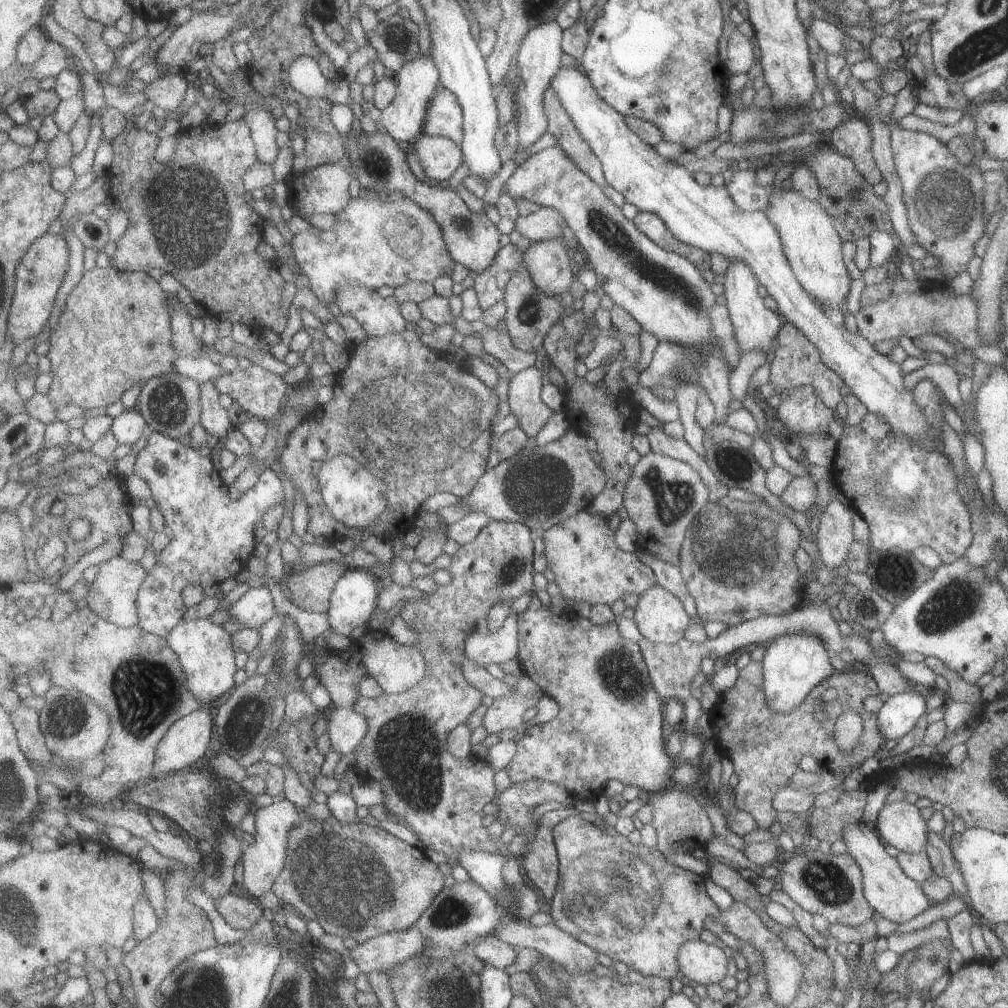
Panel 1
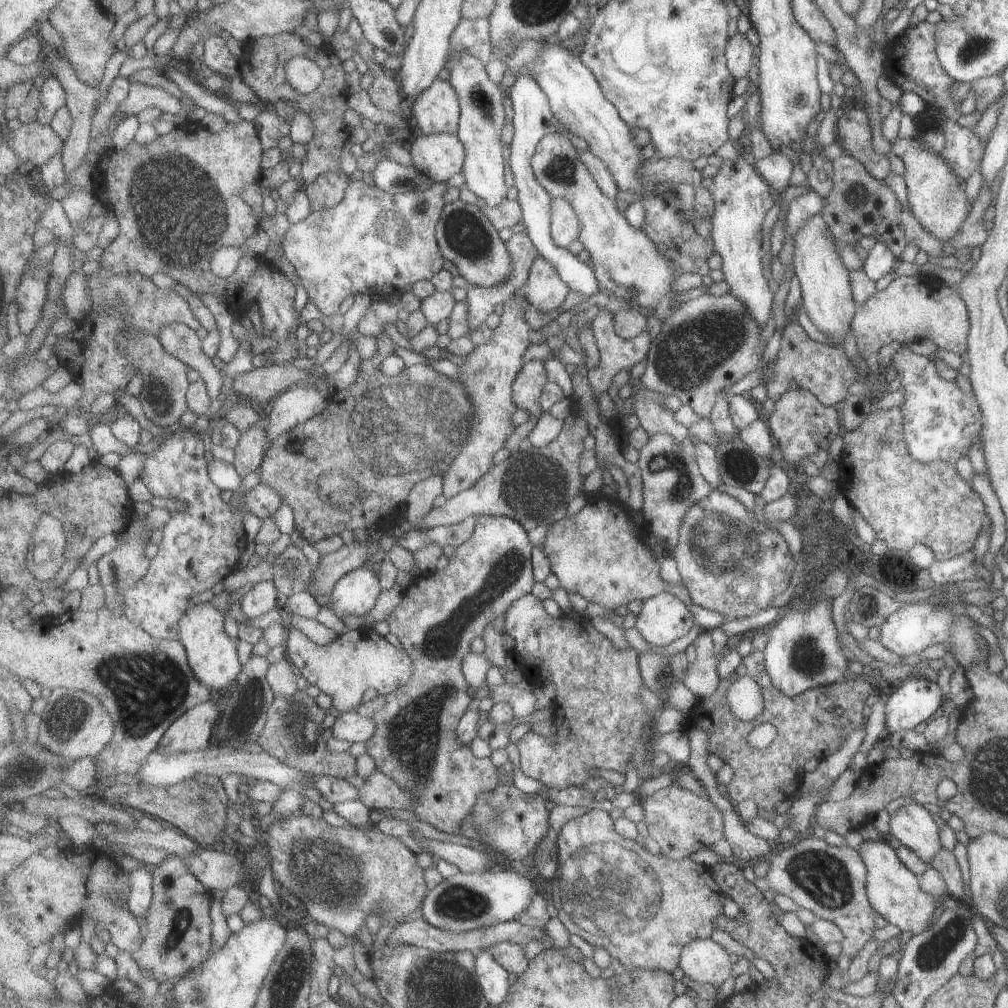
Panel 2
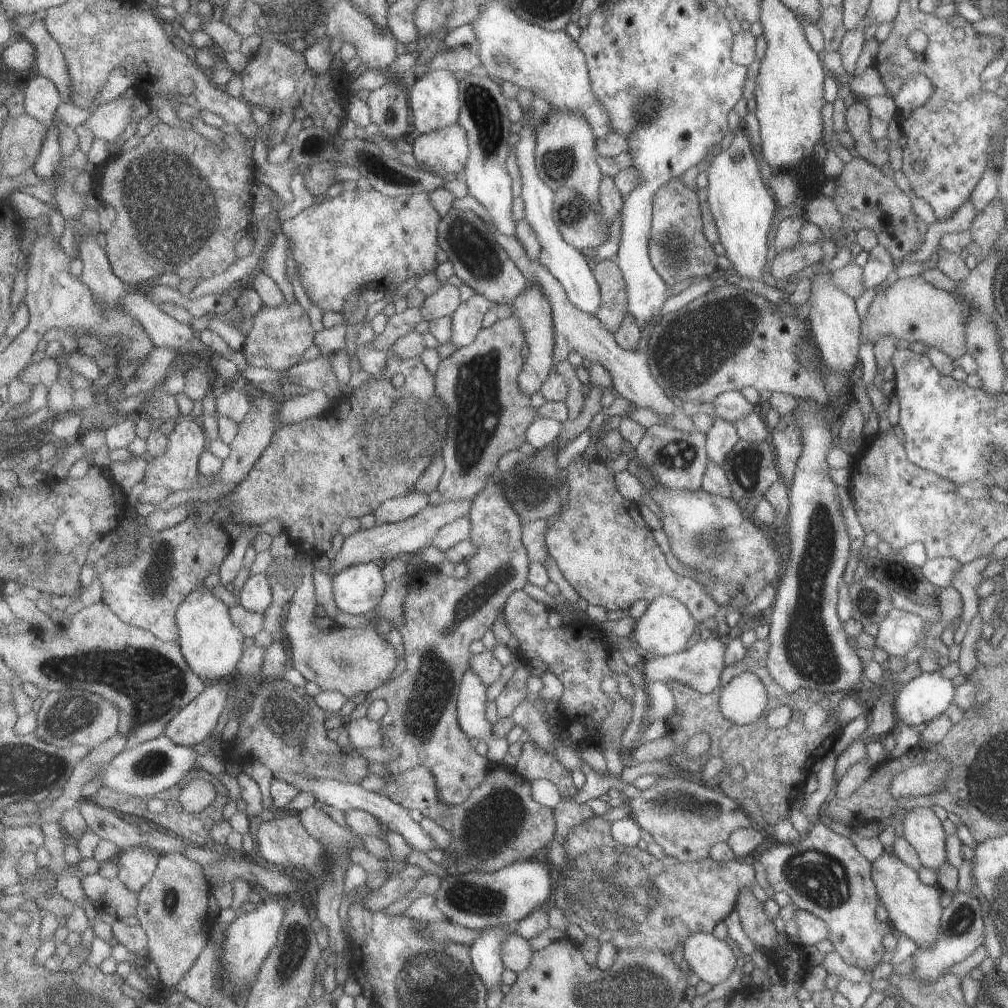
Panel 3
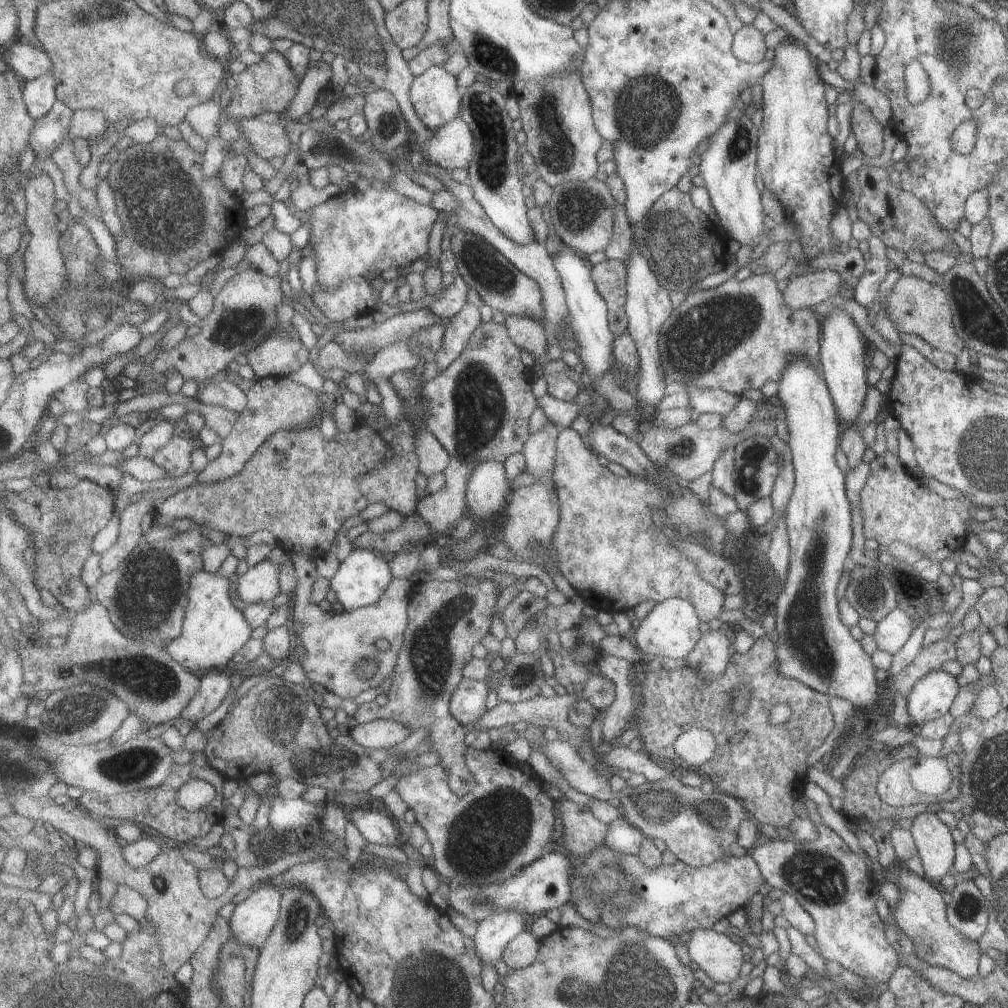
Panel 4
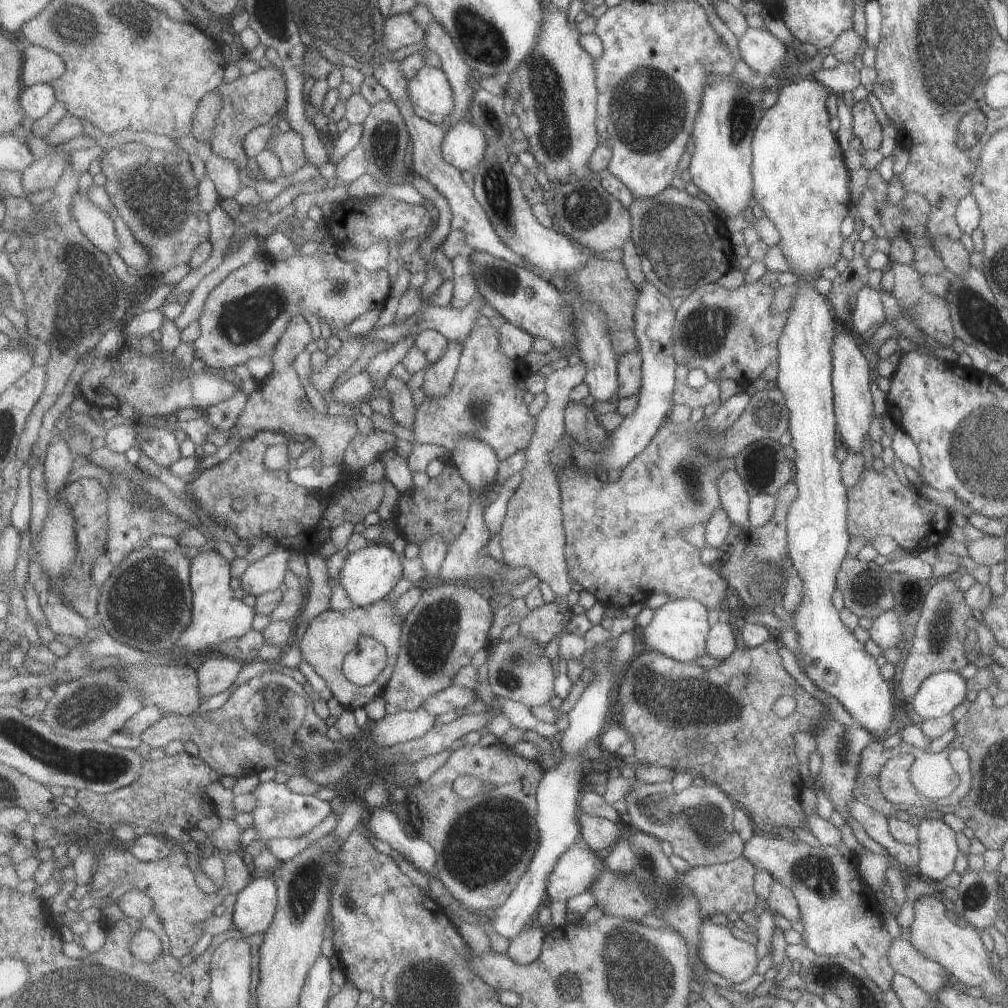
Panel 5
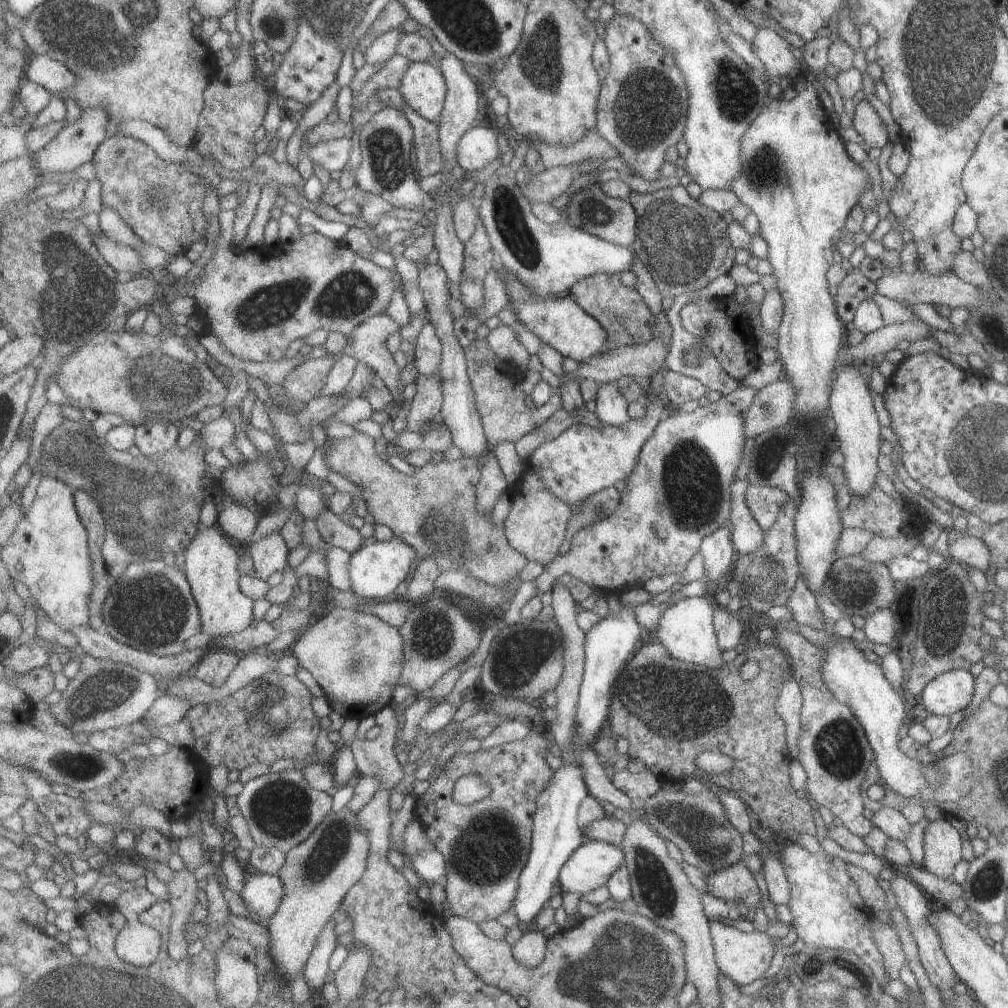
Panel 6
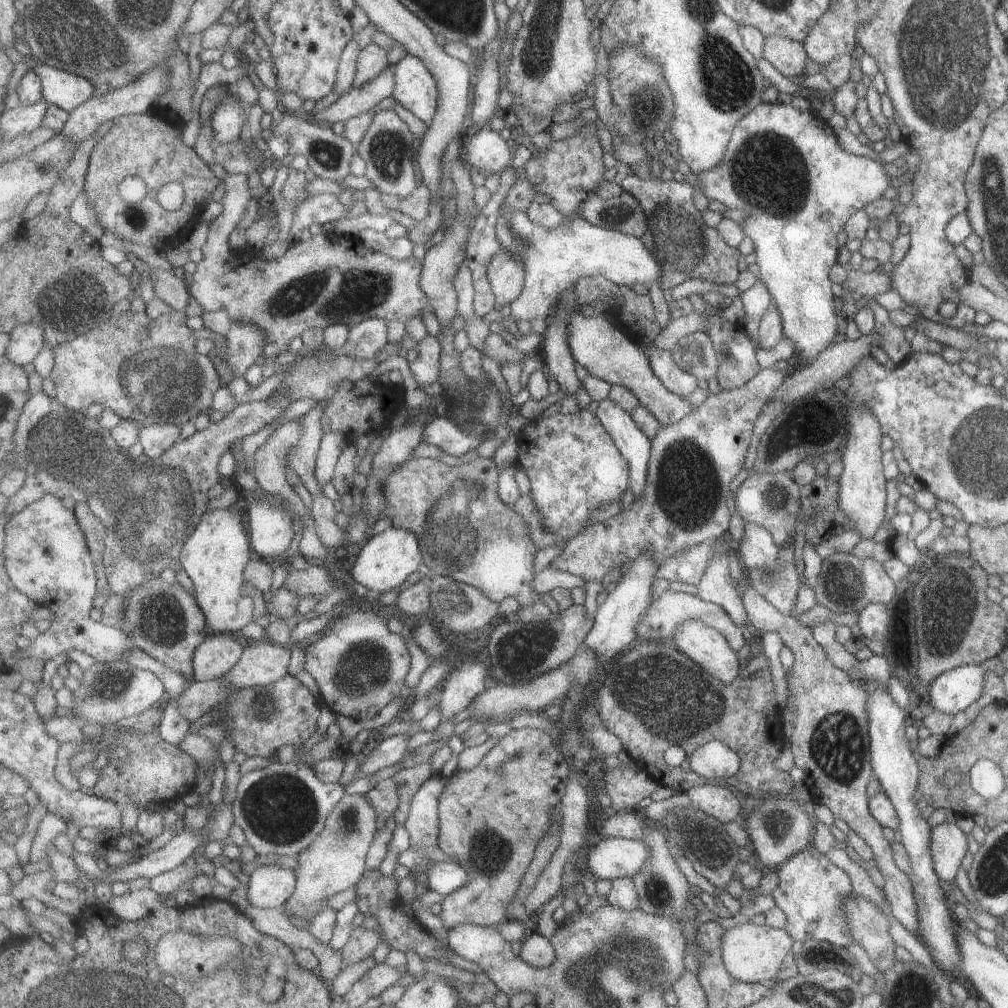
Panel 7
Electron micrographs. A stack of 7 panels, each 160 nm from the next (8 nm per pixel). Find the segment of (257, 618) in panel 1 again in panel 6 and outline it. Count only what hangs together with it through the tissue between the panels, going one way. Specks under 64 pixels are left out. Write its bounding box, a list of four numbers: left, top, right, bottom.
[249,532,290,580]

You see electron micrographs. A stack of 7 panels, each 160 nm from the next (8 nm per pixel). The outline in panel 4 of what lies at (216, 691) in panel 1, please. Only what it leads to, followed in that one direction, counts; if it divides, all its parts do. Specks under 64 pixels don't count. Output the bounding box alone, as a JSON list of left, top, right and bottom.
[165,568,253,672]

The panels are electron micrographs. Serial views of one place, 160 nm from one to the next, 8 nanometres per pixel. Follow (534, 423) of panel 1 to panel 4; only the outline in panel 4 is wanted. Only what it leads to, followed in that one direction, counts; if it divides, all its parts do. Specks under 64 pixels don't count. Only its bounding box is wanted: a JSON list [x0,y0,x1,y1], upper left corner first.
[505,315,550,368]

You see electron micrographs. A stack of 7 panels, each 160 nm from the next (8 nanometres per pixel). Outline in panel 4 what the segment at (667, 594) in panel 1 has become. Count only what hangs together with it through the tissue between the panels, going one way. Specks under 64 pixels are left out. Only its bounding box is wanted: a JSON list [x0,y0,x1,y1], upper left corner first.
[634,597,701,663]

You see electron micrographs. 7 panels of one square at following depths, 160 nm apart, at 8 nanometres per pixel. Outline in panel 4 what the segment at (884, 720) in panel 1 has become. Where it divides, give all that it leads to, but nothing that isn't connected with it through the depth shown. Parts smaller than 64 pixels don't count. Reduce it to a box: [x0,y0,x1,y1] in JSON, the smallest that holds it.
[904,669,958,727]

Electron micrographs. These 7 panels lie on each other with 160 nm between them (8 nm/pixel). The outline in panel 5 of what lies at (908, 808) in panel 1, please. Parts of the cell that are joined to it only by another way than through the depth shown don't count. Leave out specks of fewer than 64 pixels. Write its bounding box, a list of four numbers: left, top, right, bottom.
[914,816,959,882]

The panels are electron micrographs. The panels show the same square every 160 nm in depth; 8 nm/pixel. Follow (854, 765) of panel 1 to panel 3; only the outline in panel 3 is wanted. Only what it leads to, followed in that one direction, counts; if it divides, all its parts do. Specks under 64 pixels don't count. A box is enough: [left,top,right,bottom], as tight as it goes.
[667,639,847,825]

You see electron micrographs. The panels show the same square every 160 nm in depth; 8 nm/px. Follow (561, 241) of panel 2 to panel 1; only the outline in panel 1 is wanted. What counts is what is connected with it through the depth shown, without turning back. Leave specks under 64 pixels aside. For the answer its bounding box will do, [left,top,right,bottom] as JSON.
[516,207,568,244]

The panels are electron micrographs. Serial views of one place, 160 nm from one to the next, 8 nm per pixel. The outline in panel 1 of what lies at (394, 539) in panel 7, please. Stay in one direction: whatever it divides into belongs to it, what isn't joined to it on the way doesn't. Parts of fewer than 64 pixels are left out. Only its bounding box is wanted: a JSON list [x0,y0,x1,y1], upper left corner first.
[328,569,381,636]

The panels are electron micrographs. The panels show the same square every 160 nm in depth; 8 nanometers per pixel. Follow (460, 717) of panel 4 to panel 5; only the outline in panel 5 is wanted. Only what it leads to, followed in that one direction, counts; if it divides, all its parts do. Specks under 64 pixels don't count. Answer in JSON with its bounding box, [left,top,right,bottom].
[422,685,478,718]

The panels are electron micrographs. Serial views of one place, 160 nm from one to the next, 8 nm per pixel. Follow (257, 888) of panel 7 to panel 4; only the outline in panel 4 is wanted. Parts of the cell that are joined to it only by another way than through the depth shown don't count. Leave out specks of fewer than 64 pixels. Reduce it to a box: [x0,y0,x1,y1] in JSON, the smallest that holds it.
[229,882,283,950]

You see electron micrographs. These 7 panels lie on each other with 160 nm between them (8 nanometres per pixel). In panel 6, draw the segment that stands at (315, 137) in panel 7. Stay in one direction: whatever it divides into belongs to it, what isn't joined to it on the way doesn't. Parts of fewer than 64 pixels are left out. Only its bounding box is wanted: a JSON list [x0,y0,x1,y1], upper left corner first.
[308,137,353,172]

